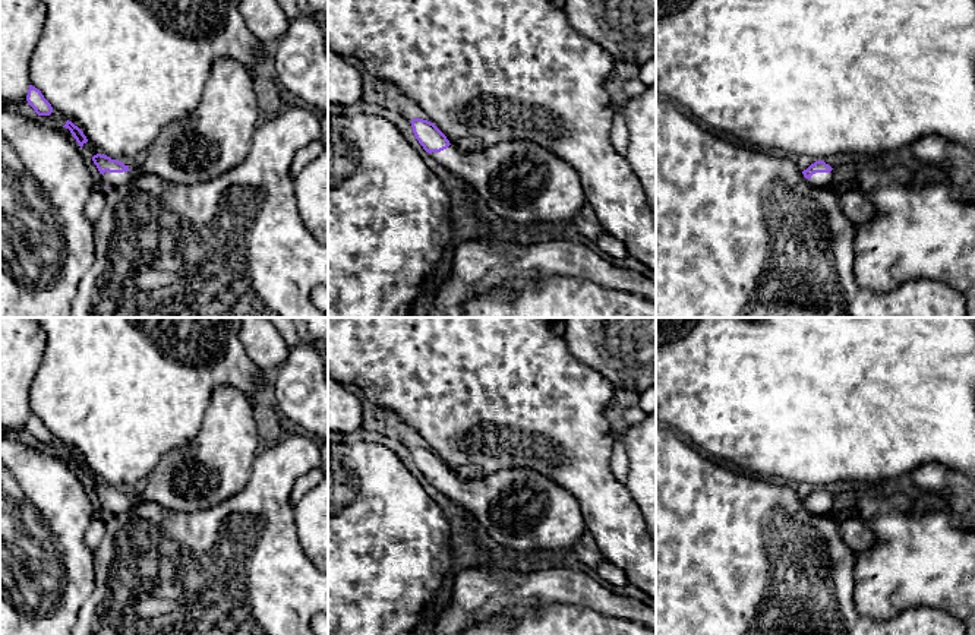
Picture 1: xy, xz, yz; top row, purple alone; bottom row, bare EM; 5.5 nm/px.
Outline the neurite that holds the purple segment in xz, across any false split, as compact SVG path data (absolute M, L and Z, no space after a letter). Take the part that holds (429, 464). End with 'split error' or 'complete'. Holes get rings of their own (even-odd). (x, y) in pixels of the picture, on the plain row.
M410 451L423 477L463 506L477 531L501 550L562 556L587 531L577 499L531 468L502 468L468 481L454 476L433 451Z; split error

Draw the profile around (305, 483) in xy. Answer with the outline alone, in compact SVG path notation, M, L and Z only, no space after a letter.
M315 468L302 476L291 490L291 505L296 506L297 502L324 478L324 476L325 473L321 468Z

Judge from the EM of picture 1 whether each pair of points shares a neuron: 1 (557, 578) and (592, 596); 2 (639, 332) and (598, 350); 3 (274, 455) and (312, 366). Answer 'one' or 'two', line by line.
1: one
2: one
3: two

